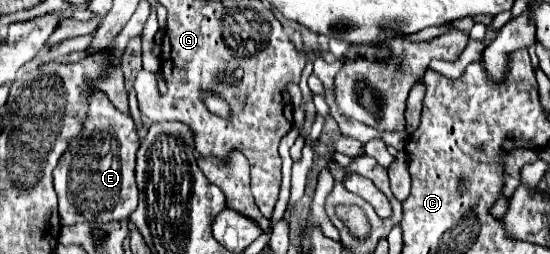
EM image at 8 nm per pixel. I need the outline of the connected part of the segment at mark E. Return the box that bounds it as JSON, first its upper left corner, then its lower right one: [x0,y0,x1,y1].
[54,91,138,224]

